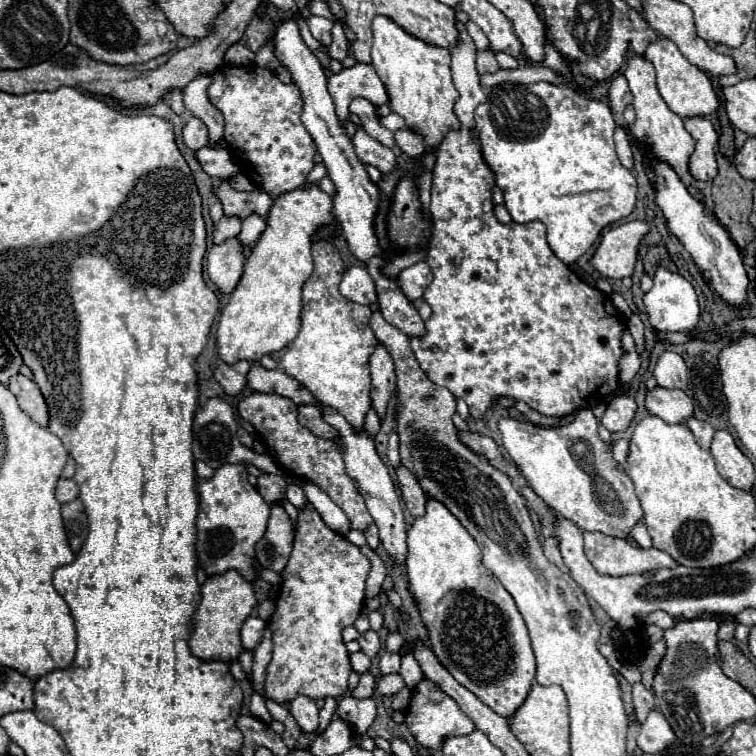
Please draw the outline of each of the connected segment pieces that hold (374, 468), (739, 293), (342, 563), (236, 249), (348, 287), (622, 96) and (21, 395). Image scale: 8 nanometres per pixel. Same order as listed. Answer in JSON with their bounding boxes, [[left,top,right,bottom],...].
[[324,407,408,567],[652,163,748,305],[266,503,370,703],[208,239,244,293],[340,267,376,305],[606,75,632,115],[8,375,48,427]]

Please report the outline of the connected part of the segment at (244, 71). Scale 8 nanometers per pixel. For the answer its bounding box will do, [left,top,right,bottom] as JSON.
[208,65,316,197]

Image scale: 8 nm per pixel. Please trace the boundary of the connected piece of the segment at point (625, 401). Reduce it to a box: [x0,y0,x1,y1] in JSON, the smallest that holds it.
[600,395,638,431]

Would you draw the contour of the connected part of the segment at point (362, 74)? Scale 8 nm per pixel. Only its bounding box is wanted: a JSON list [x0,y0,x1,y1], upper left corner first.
[328,63,388,125]

